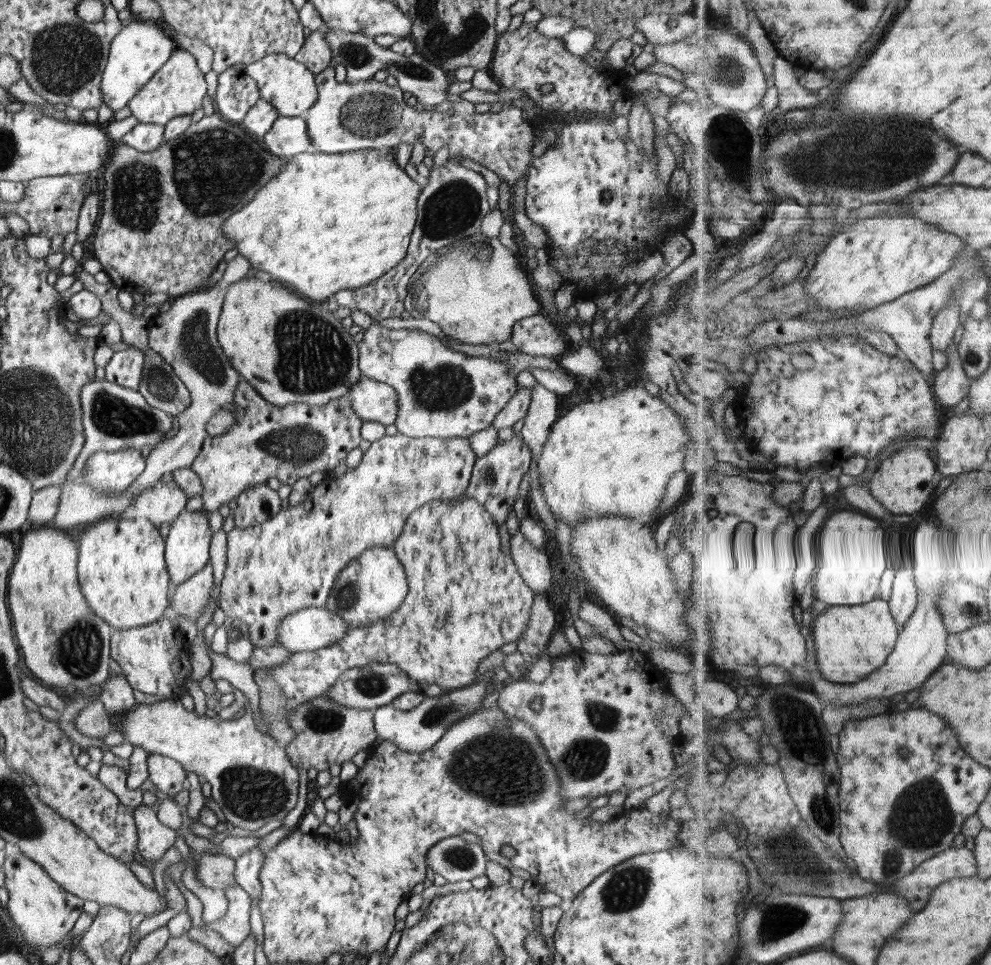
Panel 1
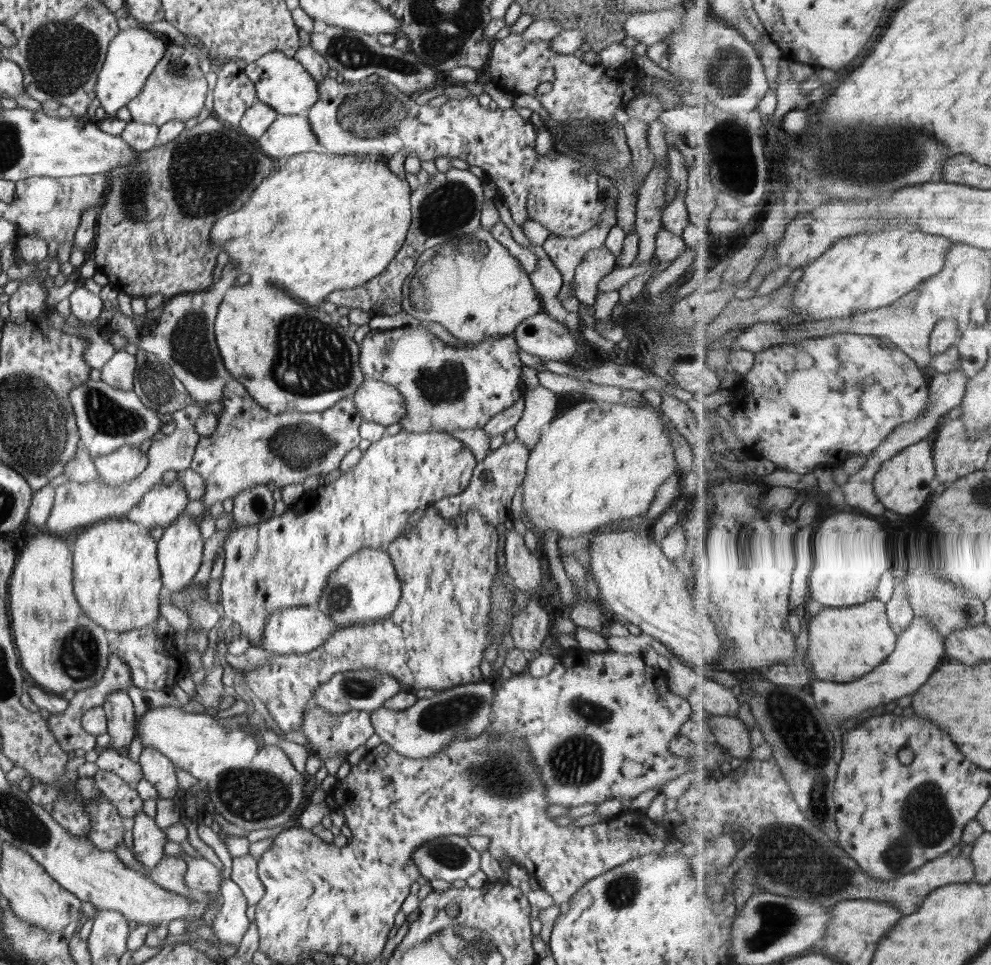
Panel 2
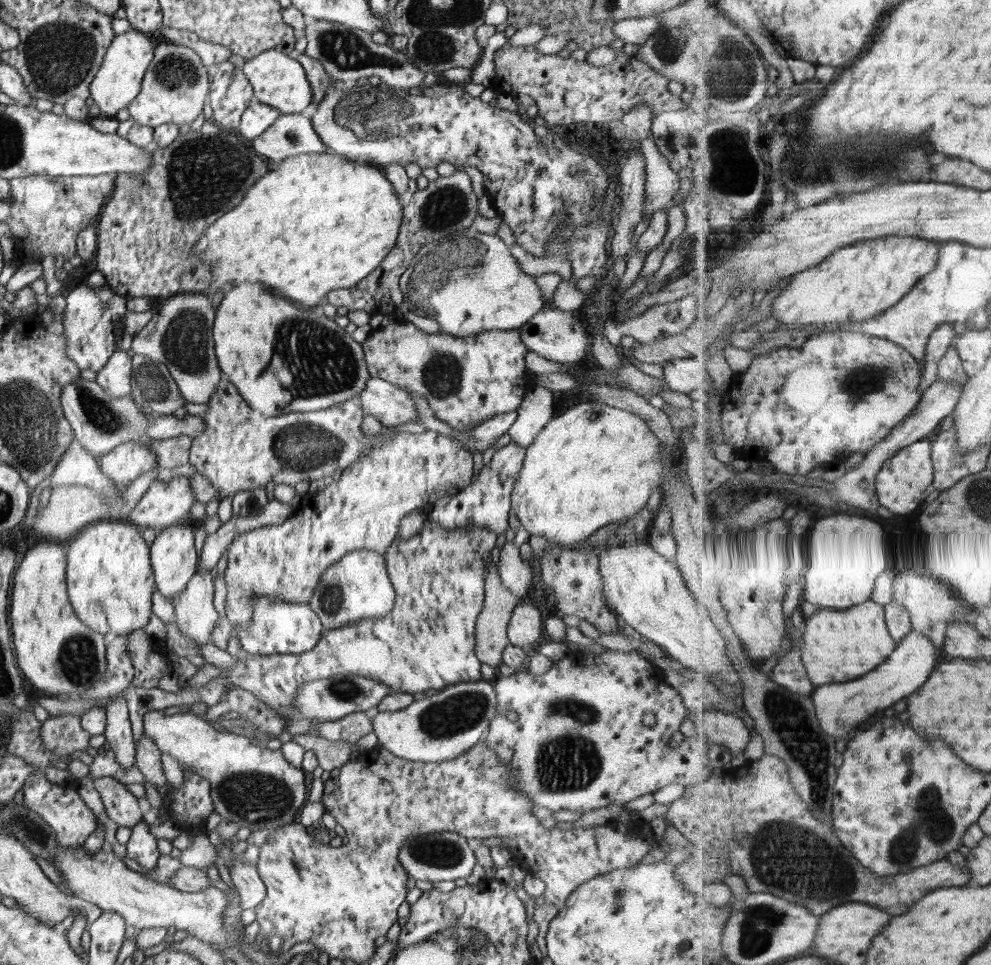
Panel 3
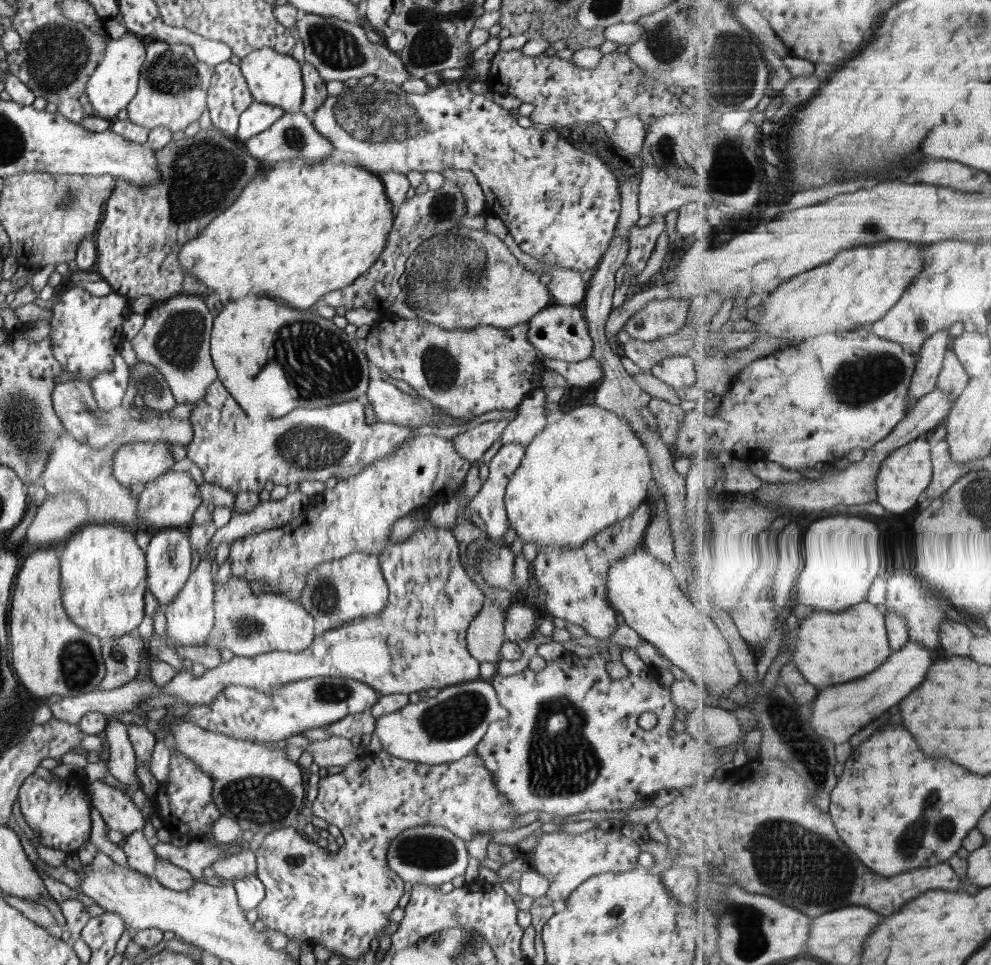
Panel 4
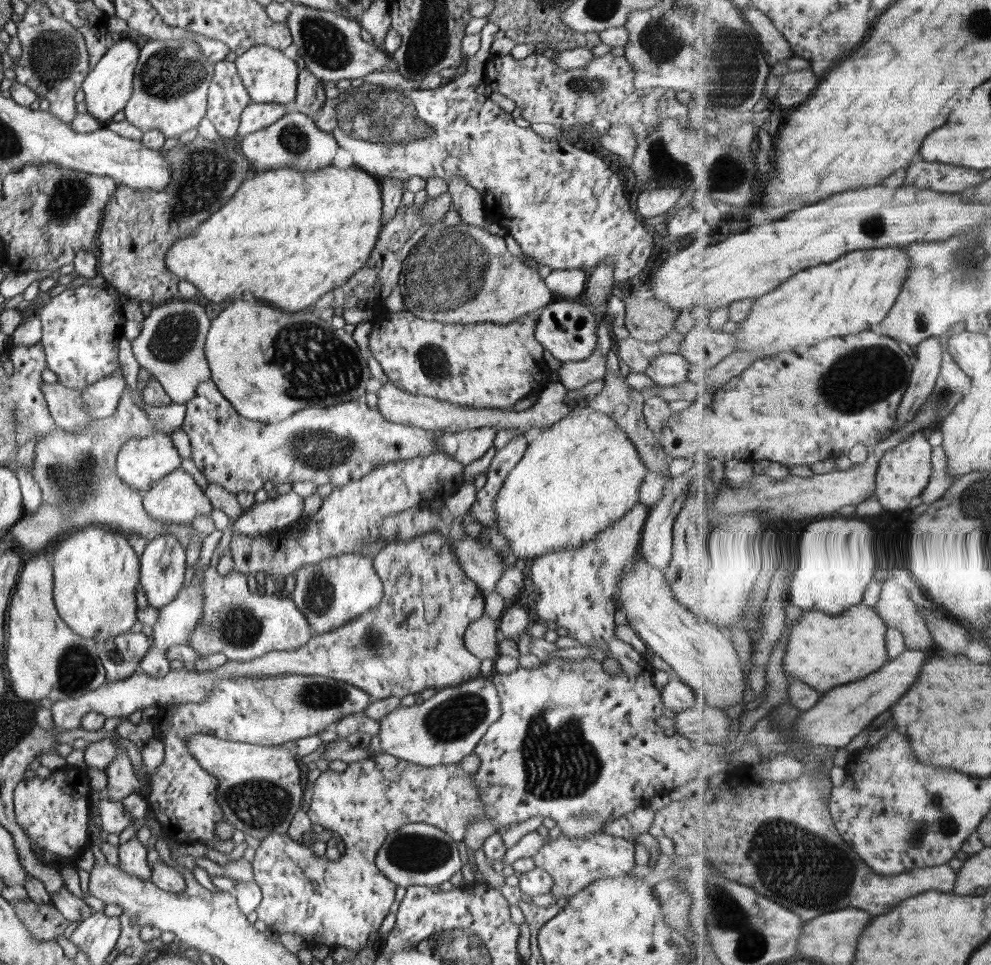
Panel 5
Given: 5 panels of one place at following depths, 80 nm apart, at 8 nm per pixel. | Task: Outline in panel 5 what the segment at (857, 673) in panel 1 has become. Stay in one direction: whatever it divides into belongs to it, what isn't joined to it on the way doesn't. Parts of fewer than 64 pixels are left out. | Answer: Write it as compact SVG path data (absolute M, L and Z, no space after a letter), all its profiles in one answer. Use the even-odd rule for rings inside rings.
M862 603L839 615L829 612L808 612L792 628L794 638L790 654L785 658L788 674L798 674L818 690L832 690L840 684L856 682L884 668L890 662L889 622L875 606Z

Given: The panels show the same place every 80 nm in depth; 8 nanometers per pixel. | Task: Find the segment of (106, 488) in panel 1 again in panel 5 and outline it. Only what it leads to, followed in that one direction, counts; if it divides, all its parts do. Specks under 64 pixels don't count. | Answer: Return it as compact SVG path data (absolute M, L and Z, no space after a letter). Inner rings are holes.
M158 432L142 438L132 438L119 448L115 471L126 483L139 492L148 490L157 480L180 467L182 458L169 435Z

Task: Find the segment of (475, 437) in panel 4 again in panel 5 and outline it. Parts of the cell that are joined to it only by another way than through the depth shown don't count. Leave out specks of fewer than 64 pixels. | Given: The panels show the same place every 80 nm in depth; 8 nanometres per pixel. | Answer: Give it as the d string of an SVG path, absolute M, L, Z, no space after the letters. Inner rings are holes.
M212 380L201 382L196 389L196 396L185 405L187 409L181 428L188 434L191 442L191 459L207 478L211 487L220 486L235 495L242 491L255 493L262 488L263 484L266 484L267 480L272 481L274 485L310 480L317 486L326 483L332 484L333 488L341 487L350 481L361 479L379 464L427 455L436 449L448 453L466 466L482 458L492 449L497 435L494 428L476 428L434 437L432 431L424 431L422 428L408 427L384 419L381 412L377 408L368 407L363 398L326 408L308 407L296 410L291 414L292 416L284 418L281 422L258 424L258 420L242 420L242 416L238 416L238 411Z

